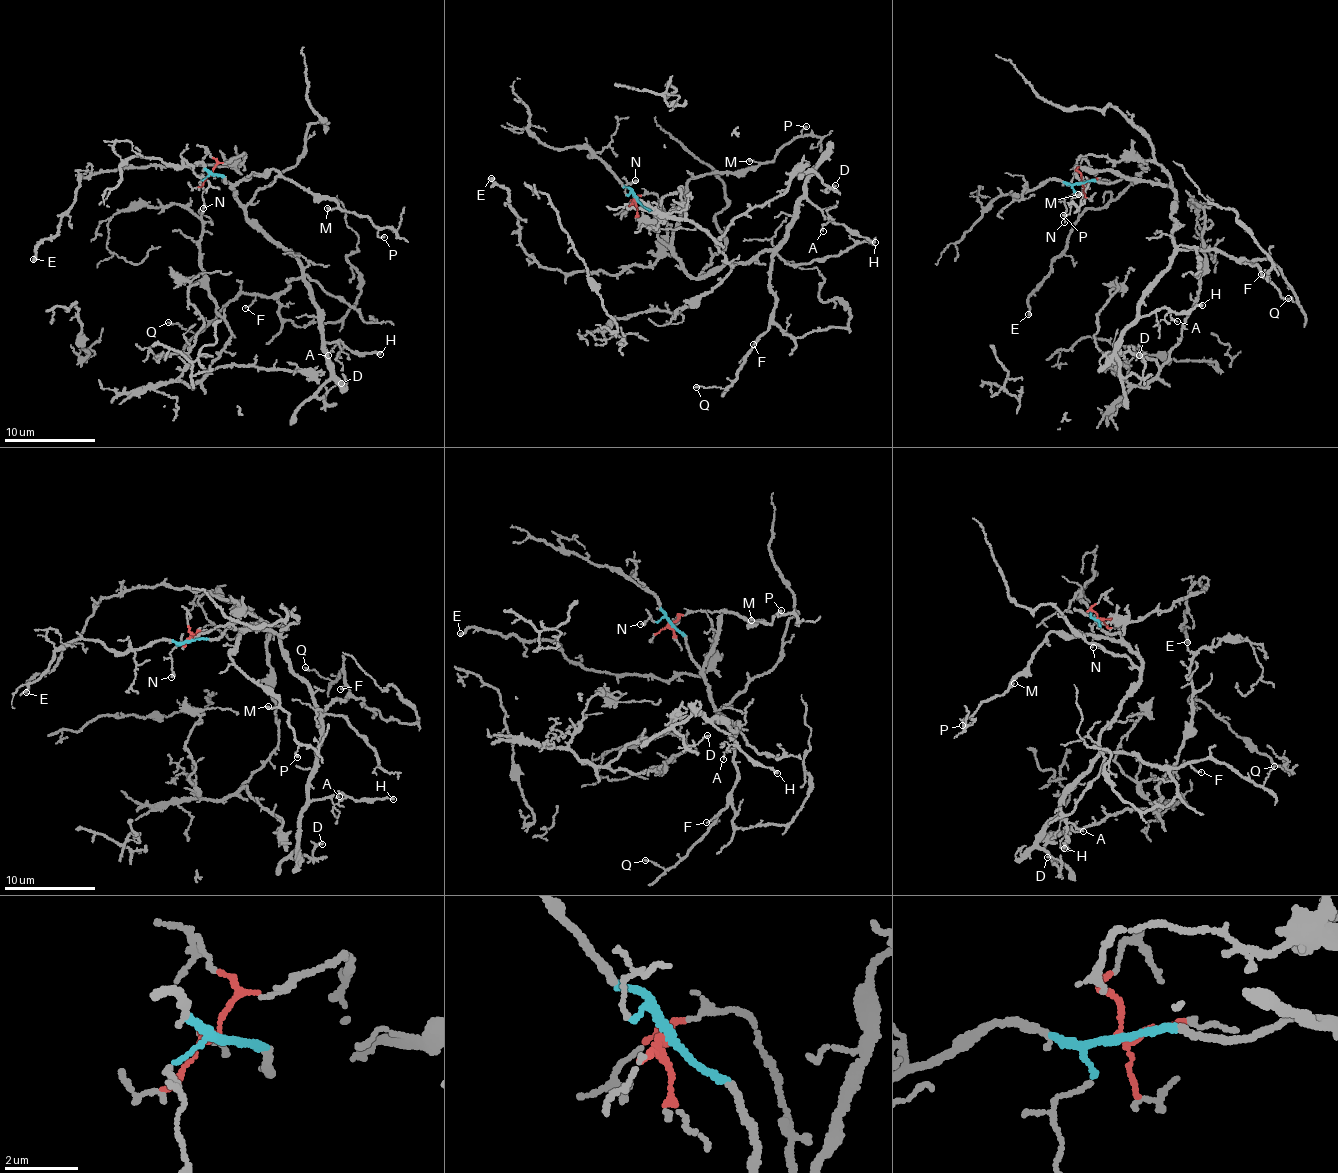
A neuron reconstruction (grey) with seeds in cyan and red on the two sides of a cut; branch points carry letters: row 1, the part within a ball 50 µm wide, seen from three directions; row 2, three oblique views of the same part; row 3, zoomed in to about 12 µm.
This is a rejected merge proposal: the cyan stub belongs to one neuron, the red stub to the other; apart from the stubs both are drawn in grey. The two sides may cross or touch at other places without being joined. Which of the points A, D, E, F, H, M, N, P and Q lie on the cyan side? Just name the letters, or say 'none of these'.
A, D, F, H, M, N, P, Q

